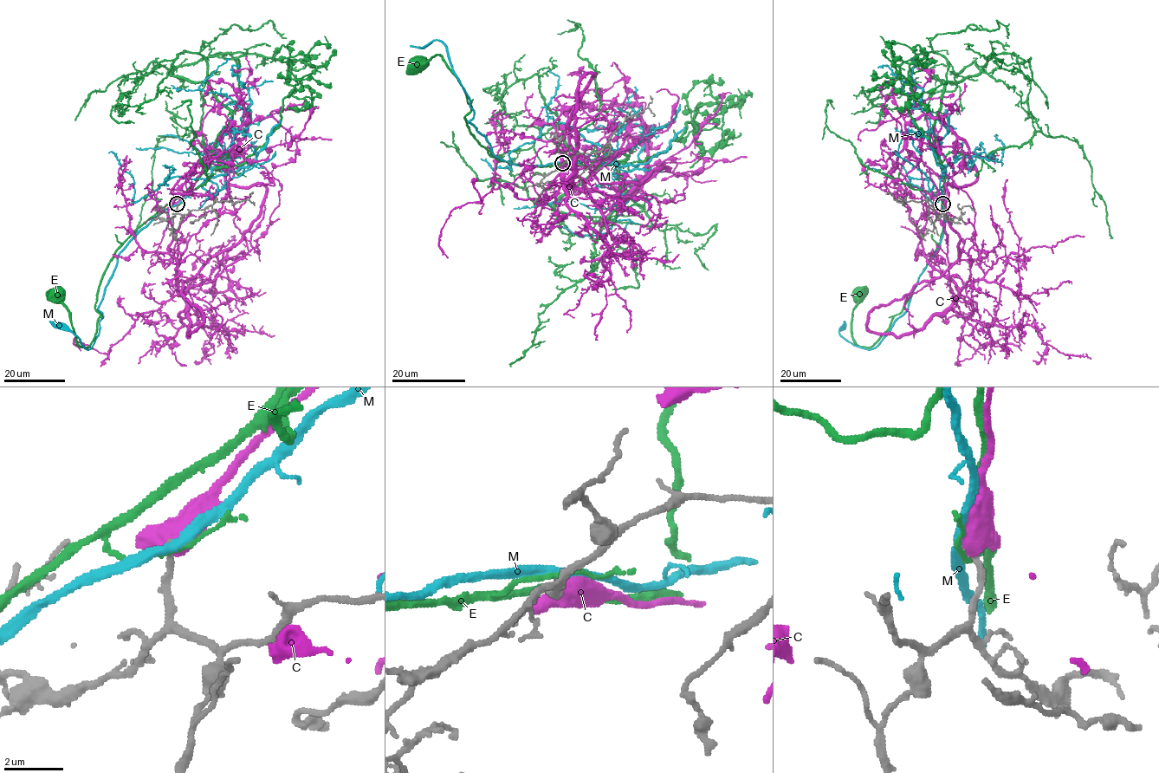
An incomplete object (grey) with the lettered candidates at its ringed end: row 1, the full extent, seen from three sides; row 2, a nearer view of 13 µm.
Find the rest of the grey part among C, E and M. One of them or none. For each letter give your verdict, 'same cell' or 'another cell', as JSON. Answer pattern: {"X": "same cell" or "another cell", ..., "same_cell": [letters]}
{"C": "another cell", "E": "another cell", "M": "another cell", "same_cell": []}

